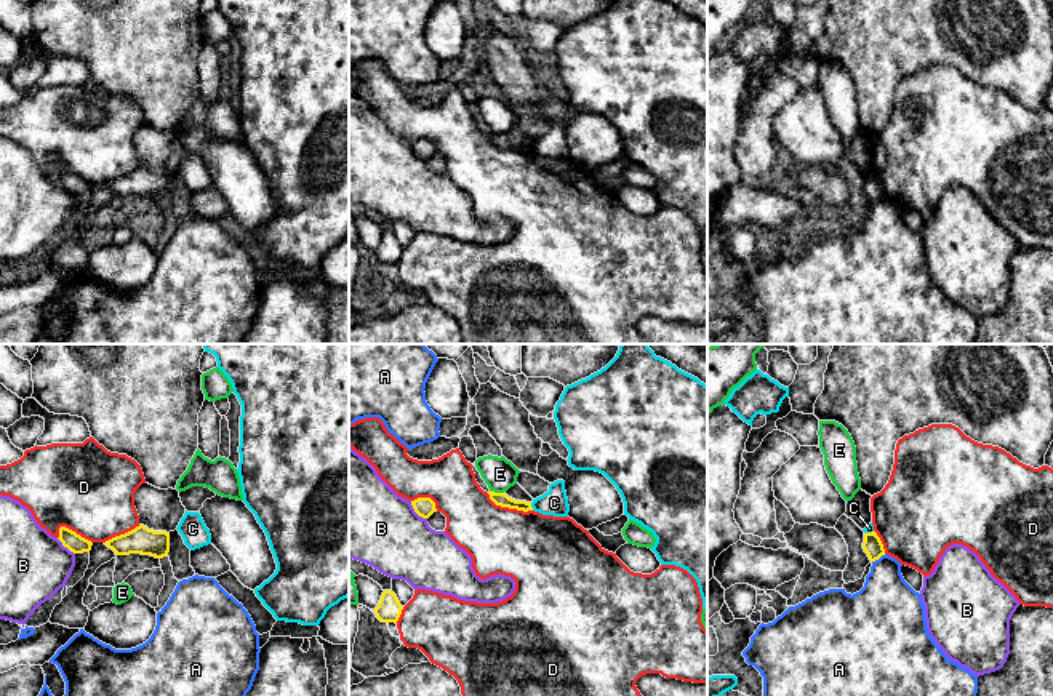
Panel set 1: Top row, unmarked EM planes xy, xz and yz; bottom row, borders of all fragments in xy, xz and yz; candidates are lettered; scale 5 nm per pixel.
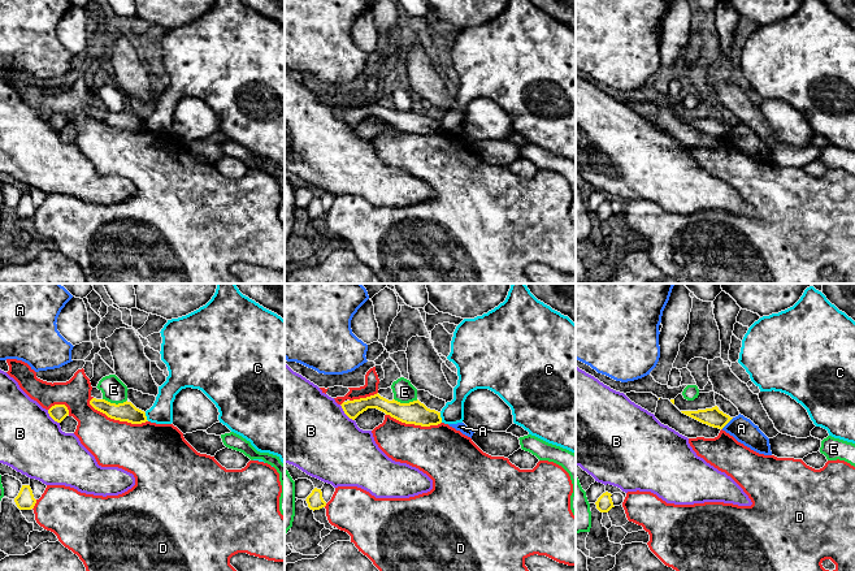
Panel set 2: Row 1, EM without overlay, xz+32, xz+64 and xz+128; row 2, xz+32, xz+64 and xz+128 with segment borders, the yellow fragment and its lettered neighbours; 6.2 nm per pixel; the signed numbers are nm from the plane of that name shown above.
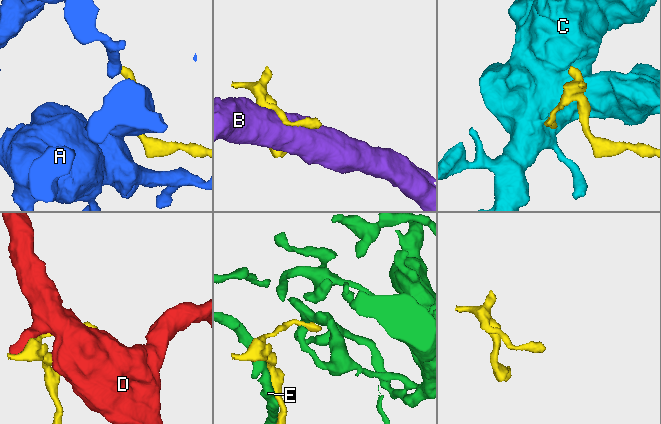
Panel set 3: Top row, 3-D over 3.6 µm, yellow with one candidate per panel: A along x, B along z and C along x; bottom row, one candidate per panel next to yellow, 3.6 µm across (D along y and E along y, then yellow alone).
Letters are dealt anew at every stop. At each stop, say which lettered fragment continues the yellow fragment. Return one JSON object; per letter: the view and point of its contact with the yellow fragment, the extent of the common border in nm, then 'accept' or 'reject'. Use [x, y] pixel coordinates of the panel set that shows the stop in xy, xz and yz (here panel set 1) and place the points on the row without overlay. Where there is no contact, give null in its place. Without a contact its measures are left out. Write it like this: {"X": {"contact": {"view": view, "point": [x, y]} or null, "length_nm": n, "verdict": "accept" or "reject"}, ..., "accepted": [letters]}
{"A": {"contact": {"view": "yz", "point": [879, 199]}, "length_nm": 80, "verdict": "reject"}, "B": {"contact": {"view": "xz", "point": [416, 154]}, "length_nm": 130, "verdict": "reject"}, "C": {"contact": {"view": "xz", "point": [530, 148]}, "length_nm": 40, "verdict": "reject"}, "D": {"contact": {"view": "xz", "point": [509, 149]}, "length_nm": 240, "verdict": "reject"}, "E": {"contact": {"view": "xz", "point": [496, 135]}, "length_nm": 70, "verdict": "reject"}, "accepted": []}

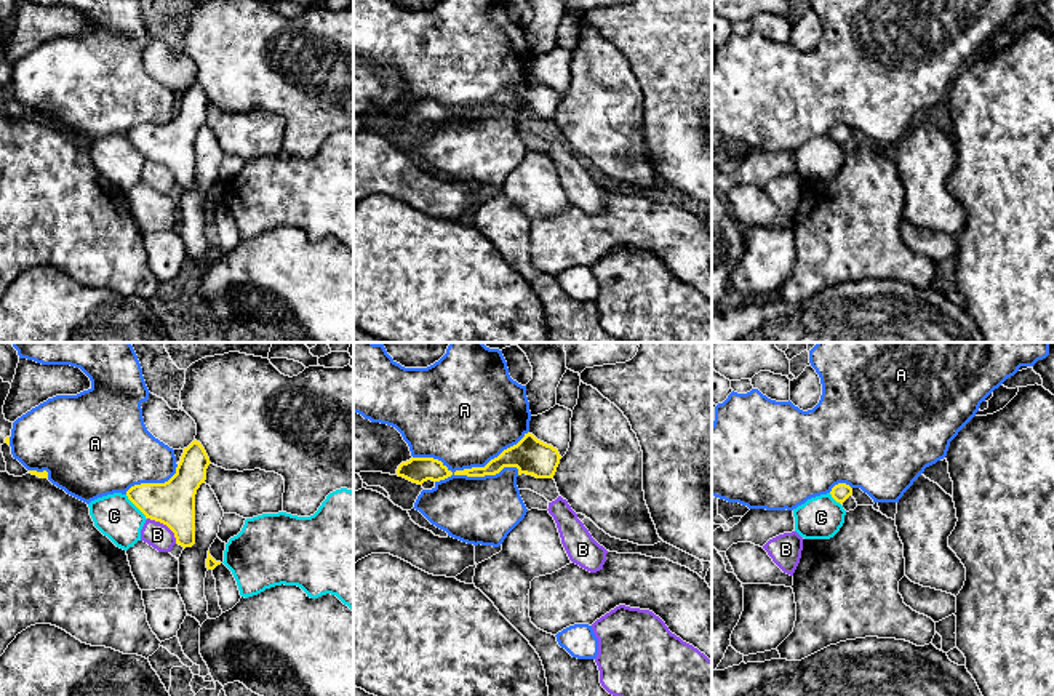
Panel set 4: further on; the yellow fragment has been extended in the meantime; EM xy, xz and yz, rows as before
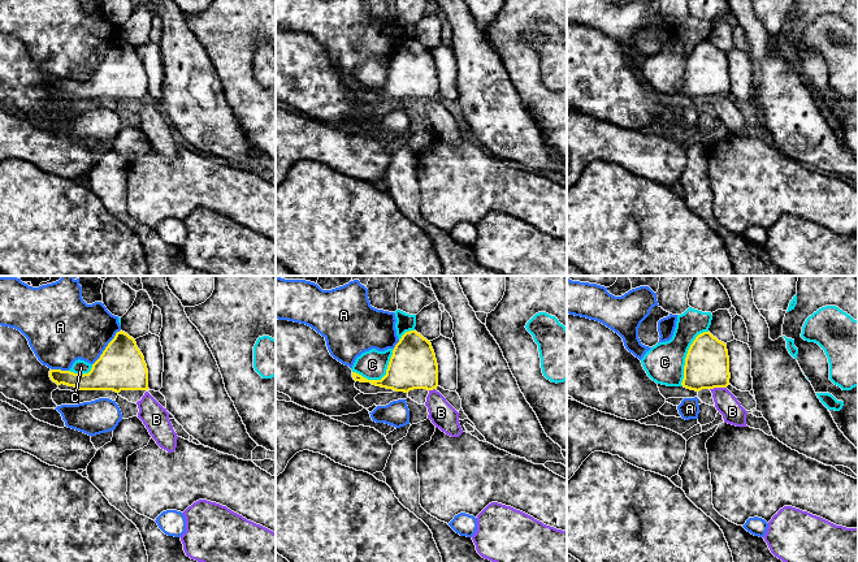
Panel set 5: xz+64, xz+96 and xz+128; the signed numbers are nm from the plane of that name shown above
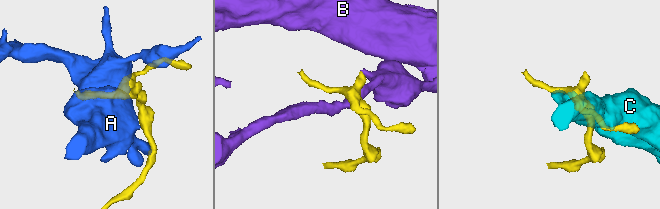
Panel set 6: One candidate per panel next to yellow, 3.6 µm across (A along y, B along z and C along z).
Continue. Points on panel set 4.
{"A": {"contact": {"view": "xz", "point": [472, 109]}, "length_nm": 600, "verdict": "reject"}, "B": {"contact": {"view": "xy", "point": [165, 165]}, "length_nm": 200, "verdict": "reject"}, "C": {"contact": {"view": "xy", "point": [136, 148]}, "length_nm": 170, "verdict": "reject"}, "accepted": []}

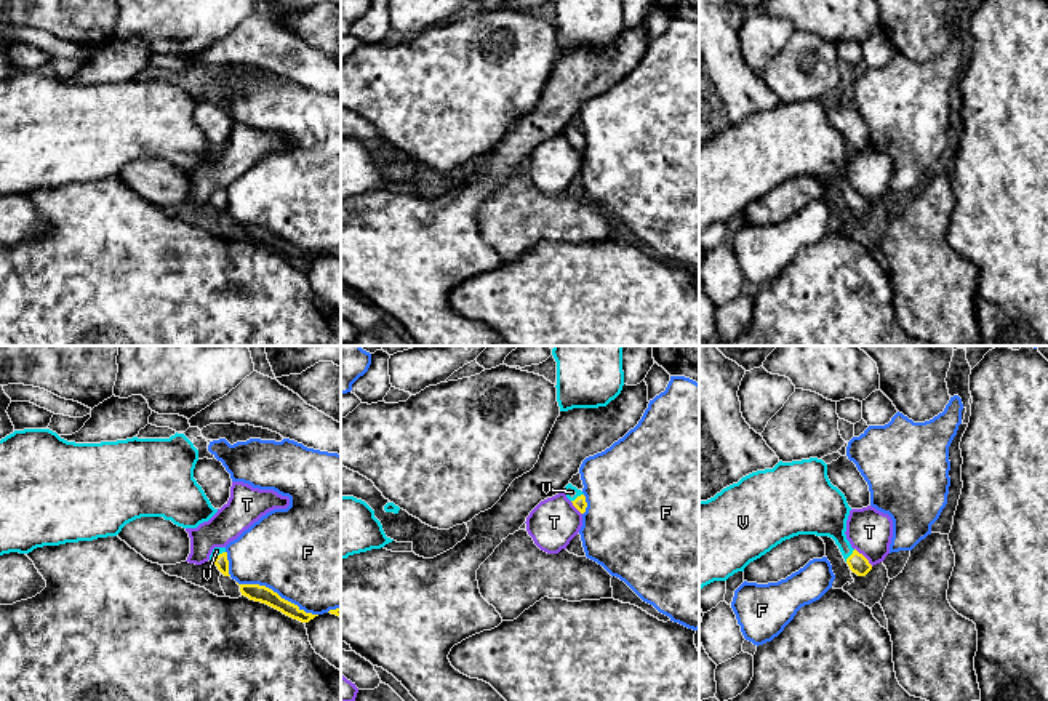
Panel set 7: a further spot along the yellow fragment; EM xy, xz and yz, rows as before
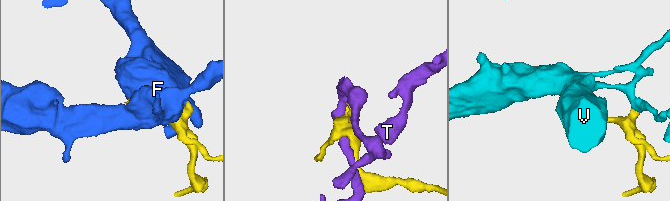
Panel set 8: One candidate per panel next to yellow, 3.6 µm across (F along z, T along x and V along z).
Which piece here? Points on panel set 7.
{"F": {"contact": {"view": "xy", "point": [276, 234]}, "length_nm": 440, "verdict": "reject"}, "T": {"contact": {"view": "yz", "point": [864, 199]}, "length_nm": 130, "verdict": "reject"}, "V": {"contact": {"view": "xz", "point": [578, 138]}, "length_nm": 80, "verdict": "accept"}, "accepted": ["V"]}

